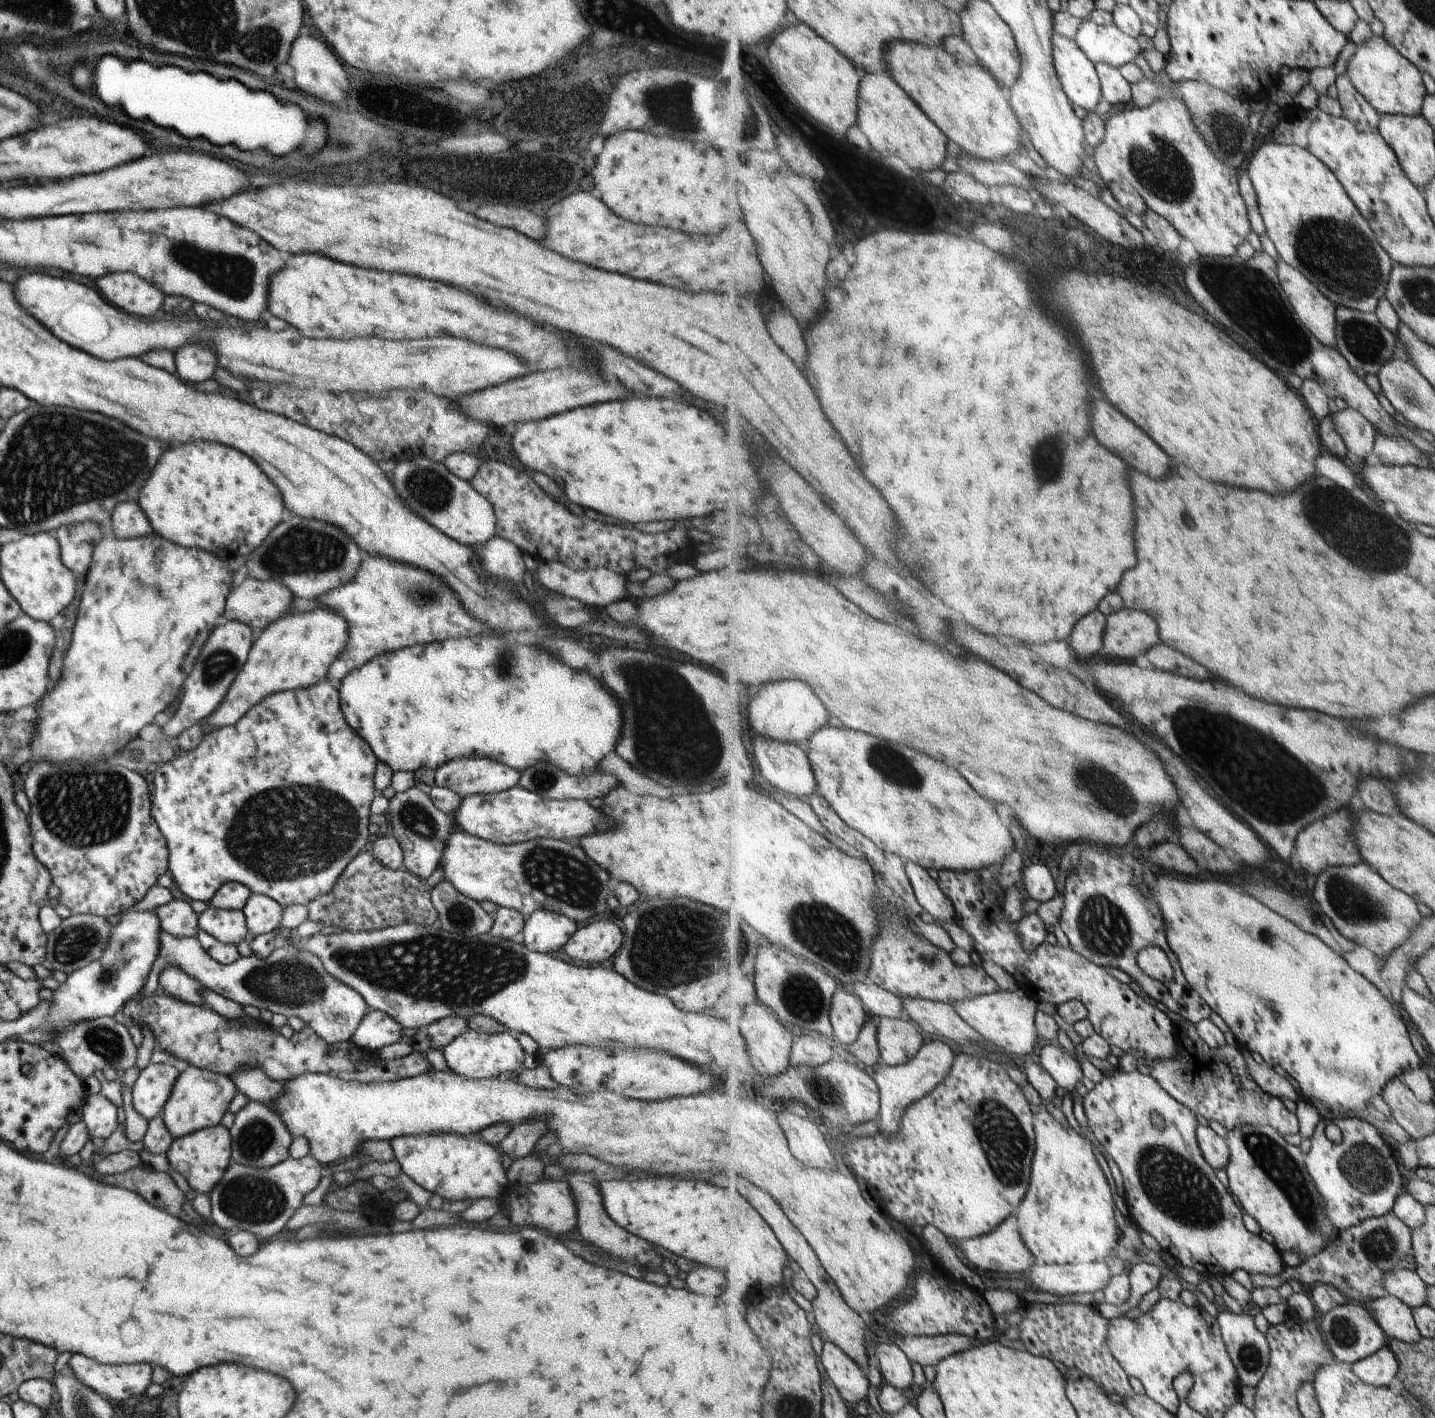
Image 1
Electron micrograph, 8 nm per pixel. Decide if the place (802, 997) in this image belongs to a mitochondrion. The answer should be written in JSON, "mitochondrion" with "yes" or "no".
{"mitochondrion":"yes"}

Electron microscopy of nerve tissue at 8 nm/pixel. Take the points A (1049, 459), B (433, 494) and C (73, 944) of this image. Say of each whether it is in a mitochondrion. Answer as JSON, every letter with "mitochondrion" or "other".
{"A":"mitochondrion","B":"mitochondrion","C":"mitochondrion"}

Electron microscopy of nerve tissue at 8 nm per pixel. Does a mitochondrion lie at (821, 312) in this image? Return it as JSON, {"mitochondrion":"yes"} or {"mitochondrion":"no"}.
{"mitochondrion":"no"}

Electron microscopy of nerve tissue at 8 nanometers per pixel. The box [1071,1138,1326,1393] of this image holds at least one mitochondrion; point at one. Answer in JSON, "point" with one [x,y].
{"point":[1174,1184]}

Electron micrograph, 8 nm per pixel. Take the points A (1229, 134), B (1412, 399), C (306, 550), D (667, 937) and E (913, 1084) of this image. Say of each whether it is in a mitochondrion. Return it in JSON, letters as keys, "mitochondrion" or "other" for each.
{"A":"mitochondrion","B":"mitochondrion","C":"mitochondrion","D":"mitochondrion","E":"other"}

